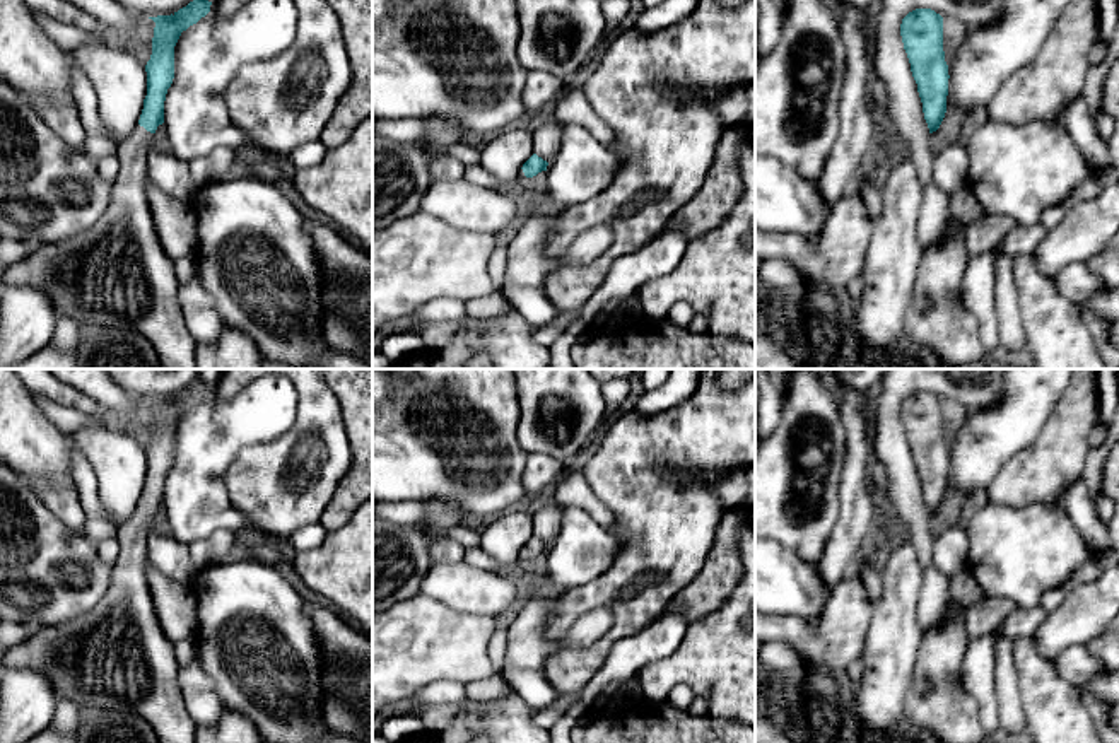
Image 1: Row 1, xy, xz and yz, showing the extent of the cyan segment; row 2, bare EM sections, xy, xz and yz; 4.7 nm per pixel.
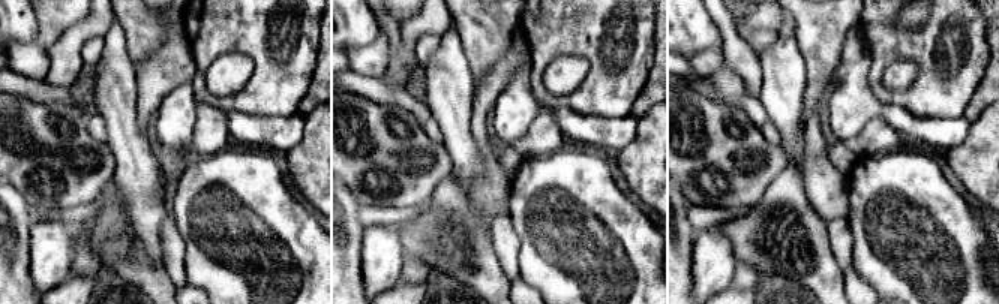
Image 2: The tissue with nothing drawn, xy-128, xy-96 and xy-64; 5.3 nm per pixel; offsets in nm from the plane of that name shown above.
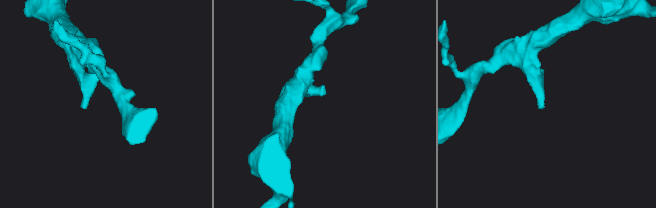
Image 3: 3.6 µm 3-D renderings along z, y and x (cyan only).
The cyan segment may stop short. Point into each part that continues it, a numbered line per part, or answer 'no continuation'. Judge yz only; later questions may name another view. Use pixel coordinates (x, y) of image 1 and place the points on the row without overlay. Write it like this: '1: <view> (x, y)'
no continuation

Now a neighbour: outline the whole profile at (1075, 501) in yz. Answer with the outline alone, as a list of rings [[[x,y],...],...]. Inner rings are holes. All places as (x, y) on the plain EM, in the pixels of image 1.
[[[1083,478],[1073,482],[1059,495],[1059,509],[1075,523],[1078,533],[1092,552],[1092,559],[1114,548],[1109,526],[1100,521]]]

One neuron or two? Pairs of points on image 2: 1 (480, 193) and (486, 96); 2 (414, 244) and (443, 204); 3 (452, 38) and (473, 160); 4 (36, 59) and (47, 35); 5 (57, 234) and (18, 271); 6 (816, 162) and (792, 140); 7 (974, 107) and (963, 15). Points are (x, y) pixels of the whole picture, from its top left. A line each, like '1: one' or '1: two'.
1: one
2: one
3: one
4: one
5: two
6: two
7: two

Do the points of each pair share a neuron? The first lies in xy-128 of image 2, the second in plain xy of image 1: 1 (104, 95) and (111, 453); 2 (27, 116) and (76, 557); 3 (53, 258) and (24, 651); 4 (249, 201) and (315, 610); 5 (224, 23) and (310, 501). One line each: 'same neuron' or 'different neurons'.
1: same neuron
2: same neuron
3: different neurons
4: different neurons
5: same neuron

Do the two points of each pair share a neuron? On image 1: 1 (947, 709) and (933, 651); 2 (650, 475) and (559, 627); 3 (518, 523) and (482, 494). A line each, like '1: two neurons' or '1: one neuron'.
1: one neuron
2: one neuron
3: two neurons

